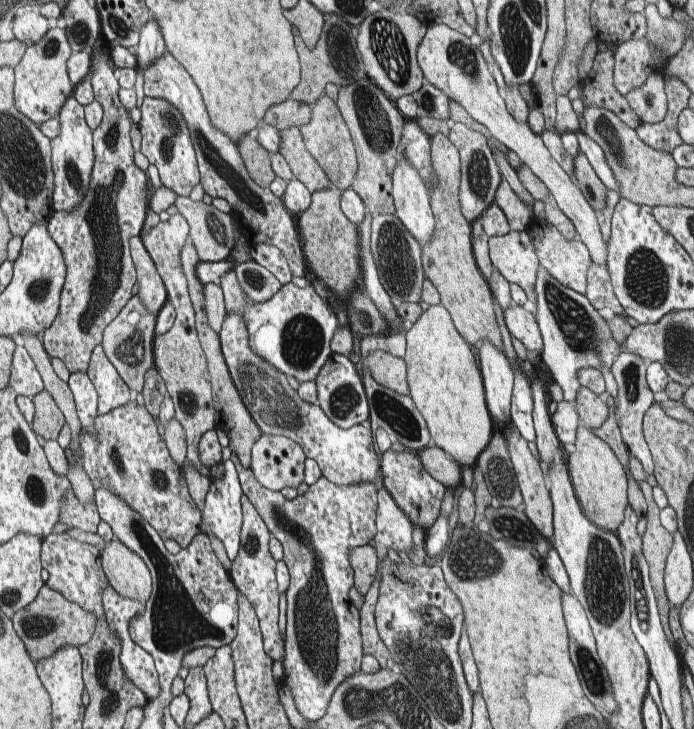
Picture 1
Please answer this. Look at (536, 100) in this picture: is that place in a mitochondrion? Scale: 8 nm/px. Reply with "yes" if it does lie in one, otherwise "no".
no

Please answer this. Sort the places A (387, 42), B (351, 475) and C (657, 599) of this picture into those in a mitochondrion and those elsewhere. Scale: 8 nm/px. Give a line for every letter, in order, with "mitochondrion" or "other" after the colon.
A: mitochondrion
B: other
C: other

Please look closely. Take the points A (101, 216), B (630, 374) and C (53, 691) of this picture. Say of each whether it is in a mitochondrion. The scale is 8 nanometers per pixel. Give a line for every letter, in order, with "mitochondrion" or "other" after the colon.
A: mitochondrion
B: mitochondrion
C: other

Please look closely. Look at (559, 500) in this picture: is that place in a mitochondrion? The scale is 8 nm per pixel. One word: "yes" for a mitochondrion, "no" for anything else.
no

